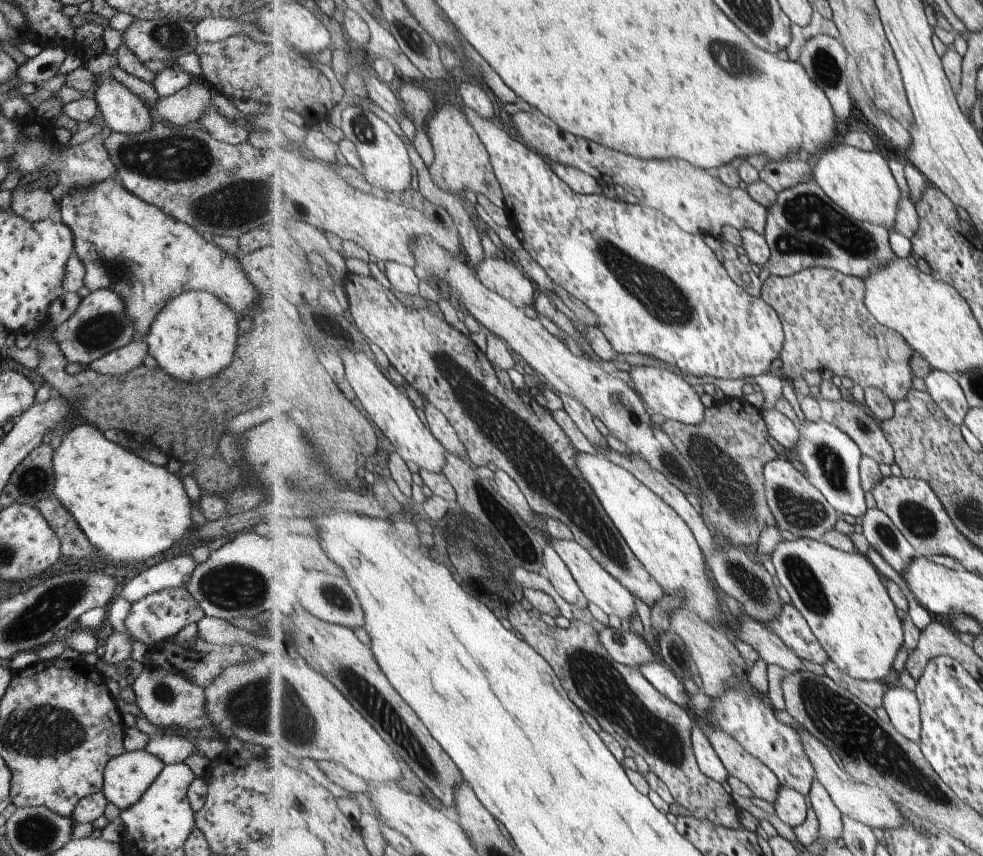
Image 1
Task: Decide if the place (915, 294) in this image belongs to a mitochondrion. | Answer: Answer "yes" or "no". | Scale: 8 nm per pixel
no

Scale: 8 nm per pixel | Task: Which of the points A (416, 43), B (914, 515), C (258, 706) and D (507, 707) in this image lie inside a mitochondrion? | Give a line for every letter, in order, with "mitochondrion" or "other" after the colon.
A: mitochondrion
B: mitochondrion
C: mitochondrion
D: other

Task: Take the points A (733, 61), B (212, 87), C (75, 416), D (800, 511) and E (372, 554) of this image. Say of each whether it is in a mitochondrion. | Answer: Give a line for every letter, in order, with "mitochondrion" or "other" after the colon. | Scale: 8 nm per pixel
A: mitochondrion
B: other
C: other
D: mitochondrion
E: other

